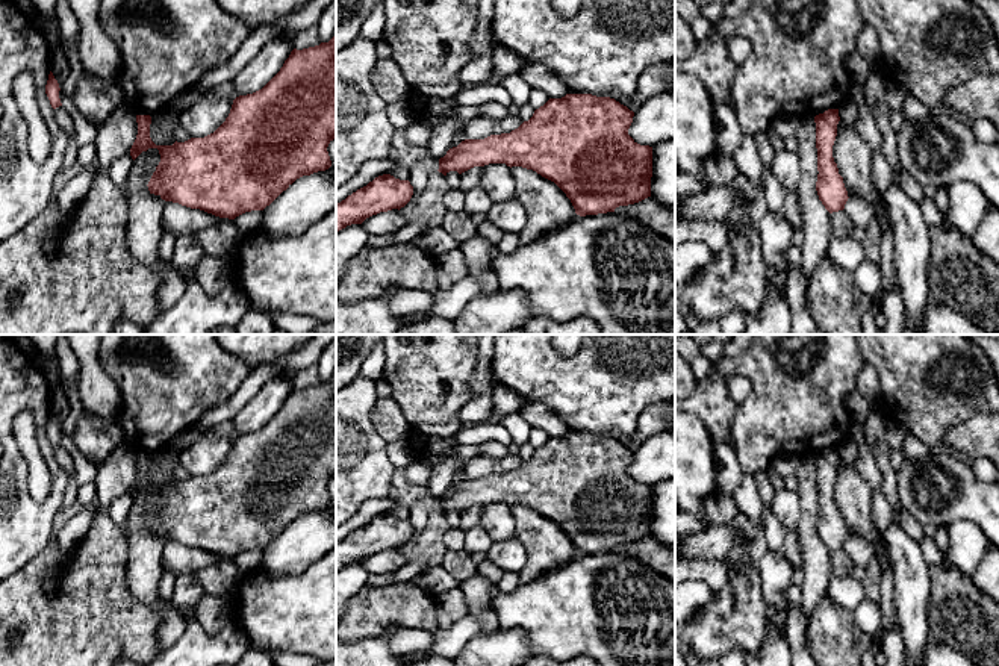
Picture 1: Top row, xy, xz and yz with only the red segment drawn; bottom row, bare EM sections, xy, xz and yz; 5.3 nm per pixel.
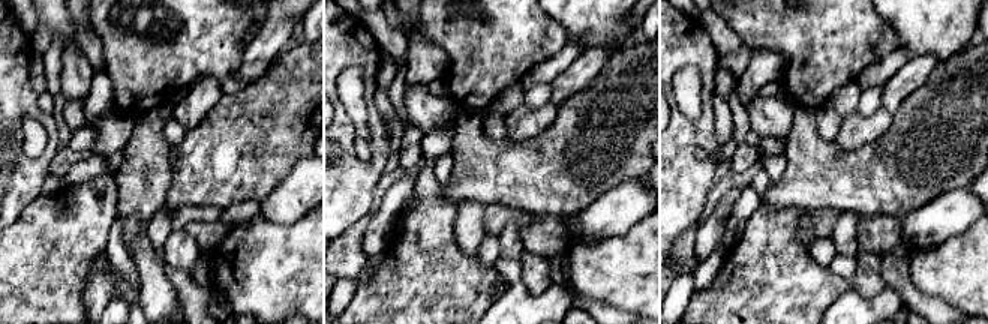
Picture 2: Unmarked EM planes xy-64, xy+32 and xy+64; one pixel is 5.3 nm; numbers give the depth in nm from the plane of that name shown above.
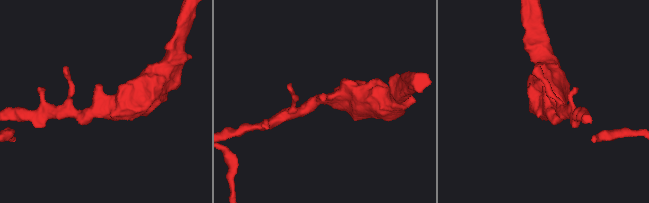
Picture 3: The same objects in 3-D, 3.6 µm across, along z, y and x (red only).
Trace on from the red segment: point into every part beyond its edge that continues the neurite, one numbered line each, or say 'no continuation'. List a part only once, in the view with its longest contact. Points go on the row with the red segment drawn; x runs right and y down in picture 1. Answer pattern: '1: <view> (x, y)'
no continuation

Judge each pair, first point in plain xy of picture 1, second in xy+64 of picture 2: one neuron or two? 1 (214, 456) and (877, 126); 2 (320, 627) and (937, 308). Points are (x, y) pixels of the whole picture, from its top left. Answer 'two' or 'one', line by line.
1: one
2: two

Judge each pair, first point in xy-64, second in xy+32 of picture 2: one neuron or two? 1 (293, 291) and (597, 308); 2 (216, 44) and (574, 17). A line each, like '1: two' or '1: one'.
1: two
2: two

